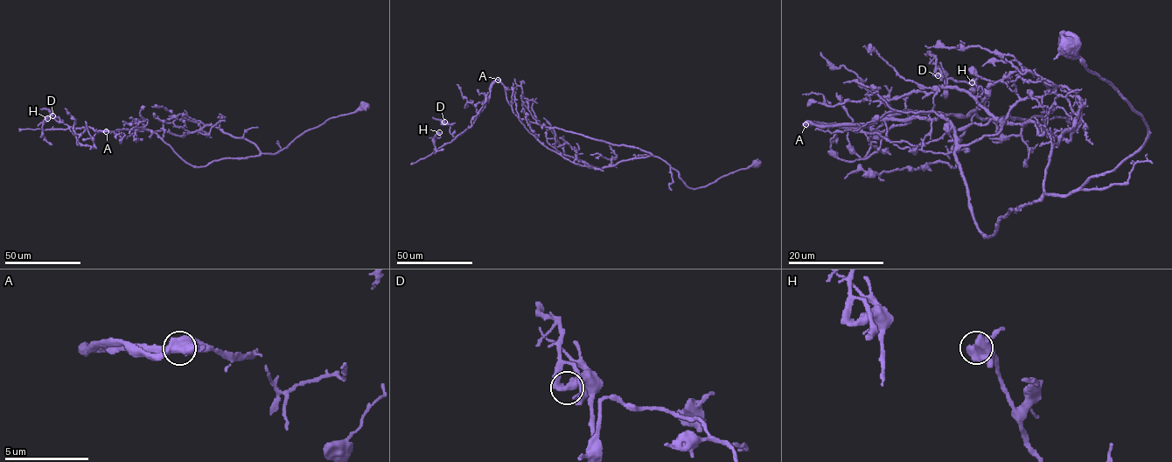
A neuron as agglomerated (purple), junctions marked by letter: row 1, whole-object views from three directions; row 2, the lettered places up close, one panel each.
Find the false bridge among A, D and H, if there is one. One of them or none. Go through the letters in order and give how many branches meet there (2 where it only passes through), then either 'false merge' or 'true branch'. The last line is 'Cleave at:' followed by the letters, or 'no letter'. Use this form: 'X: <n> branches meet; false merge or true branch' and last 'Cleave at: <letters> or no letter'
A: 4 branches meet; false merge
D: 4 branches meet; true branch
H: 4 branches meet; true branch
Cleave at: A

